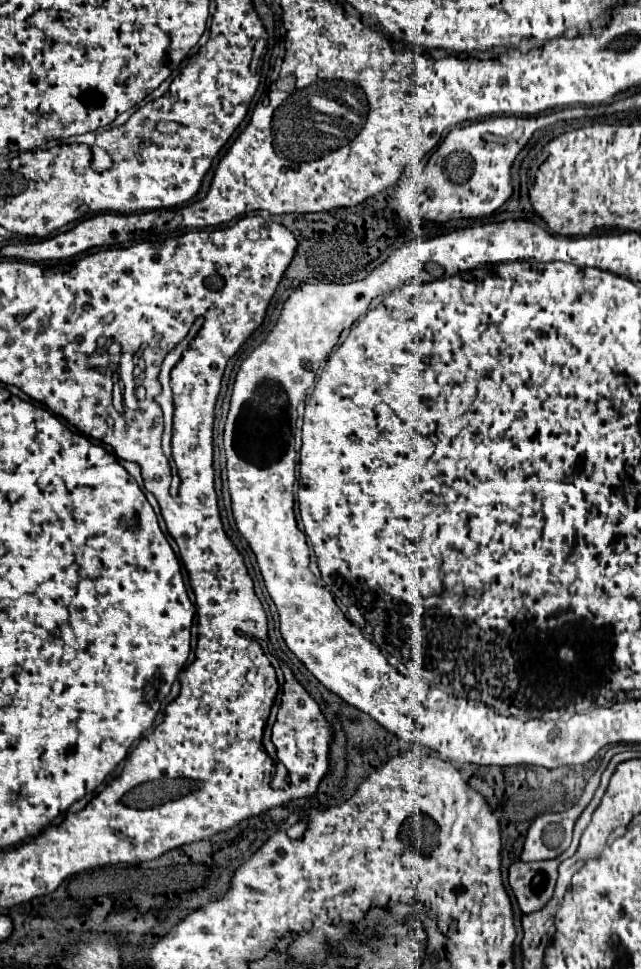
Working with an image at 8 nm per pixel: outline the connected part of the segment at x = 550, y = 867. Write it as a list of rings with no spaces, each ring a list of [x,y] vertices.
[[[574,844],[562,856],[542,862],[514,862],[508,868],[508,884],[524,914],[540,910],[552,896],[556,884],[556,868],[562,860],[574,854]]]

